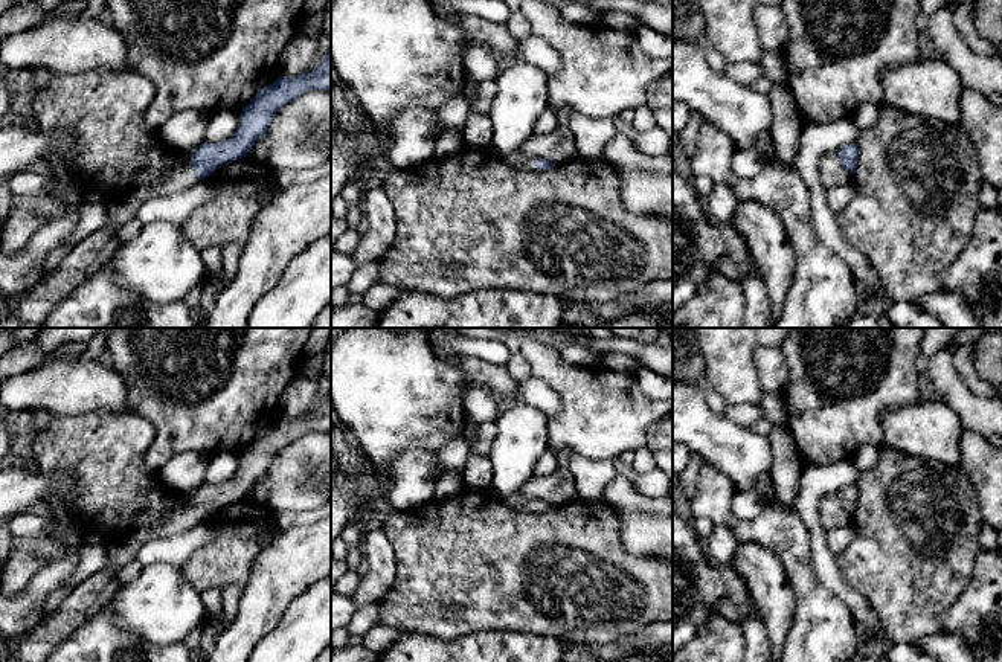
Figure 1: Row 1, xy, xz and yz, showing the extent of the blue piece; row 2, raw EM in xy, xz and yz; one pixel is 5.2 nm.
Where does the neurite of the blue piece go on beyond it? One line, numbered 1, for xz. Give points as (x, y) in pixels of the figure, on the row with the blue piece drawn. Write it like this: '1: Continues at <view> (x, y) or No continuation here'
1: Continues at xz (522, 163)

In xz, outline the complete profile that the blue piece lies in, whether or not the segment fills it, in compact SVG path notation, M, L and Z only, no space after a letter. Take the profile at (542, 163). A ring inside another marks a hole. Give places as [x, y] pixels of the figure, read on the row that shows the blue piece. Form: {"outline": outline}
{"outline": "M515 157L515 159L503 159L503 160L509 162L514 168L520 171L546 171L555 166L551 160L546 159Z"}

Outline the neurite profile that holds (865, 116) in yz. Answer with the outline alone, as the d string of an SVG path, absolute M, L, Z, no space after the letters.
M869 102L857 107L851 114L857 130L863 133L869 130L872 125L875 125L880 110L882 110L882 105L869 104Z

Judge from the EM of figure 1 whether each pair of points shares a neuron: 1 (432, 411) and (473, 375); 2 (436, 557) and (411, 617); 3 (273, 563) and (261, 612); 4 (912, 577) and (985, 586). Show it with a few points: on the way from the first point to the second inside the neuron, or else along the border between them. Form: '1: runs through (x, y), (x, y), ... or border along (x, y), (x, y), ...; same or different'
1: border along (456, 368), (465, 383); different
2: runs through (436, 572), (436, 588), (423, 601); same
3: runs through (273, 575), (273, 583), (264, 600); same
4: border along (981, 549), (969, 583), (946, 610); different

